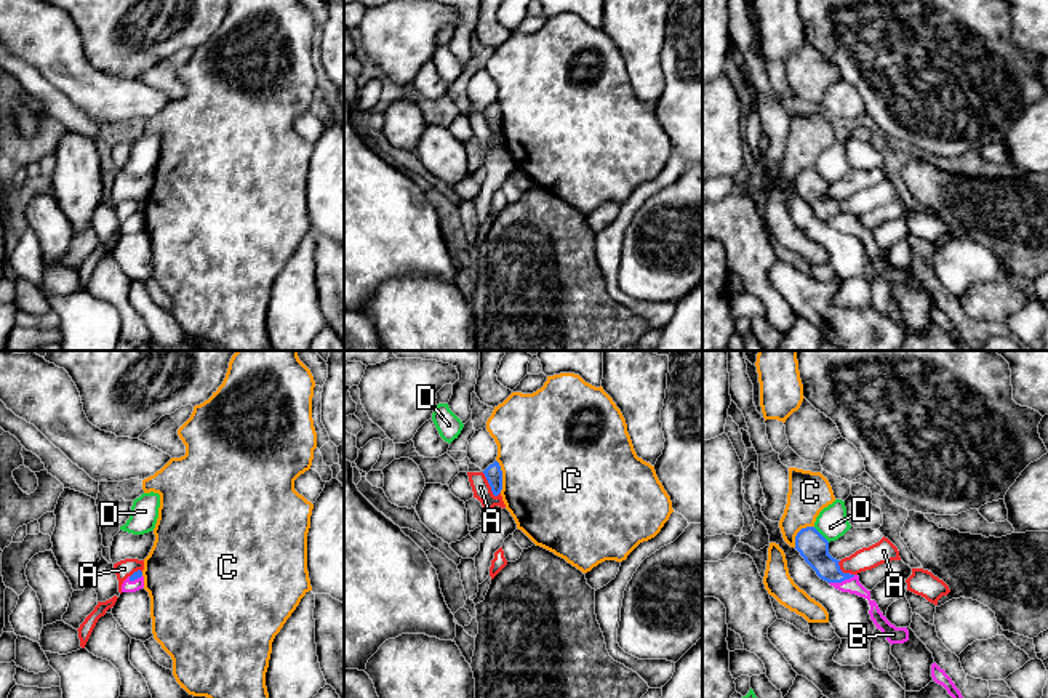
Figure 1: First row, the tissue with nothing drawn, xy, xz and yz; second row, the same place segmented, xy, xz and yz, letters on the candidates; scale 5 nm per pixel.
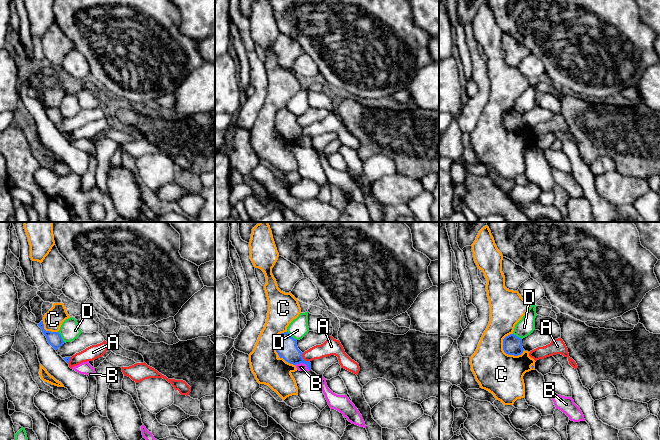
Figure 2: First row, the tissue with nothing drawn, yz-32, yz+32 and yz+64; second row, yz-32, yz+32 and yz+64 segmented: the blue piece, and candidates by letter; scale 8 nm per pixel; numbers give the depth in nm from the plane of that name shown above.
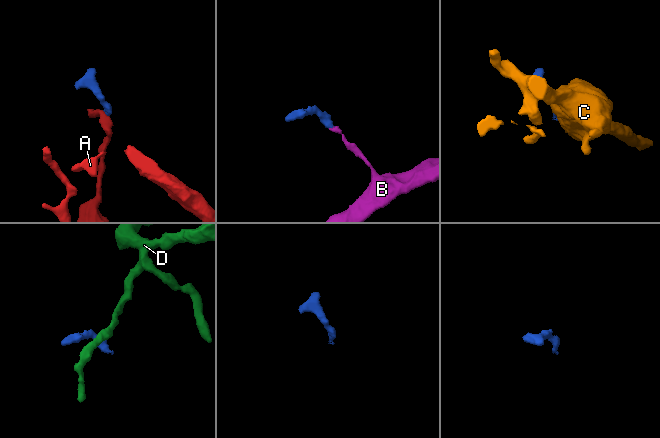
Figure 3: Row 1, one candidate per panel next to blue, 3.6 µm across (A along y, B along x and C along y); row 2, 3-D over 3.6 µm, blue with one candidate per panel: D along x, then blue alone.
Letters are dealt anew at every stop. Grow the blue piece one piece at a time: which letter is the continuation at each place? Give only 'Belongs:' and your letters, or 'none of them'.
Belongs: B

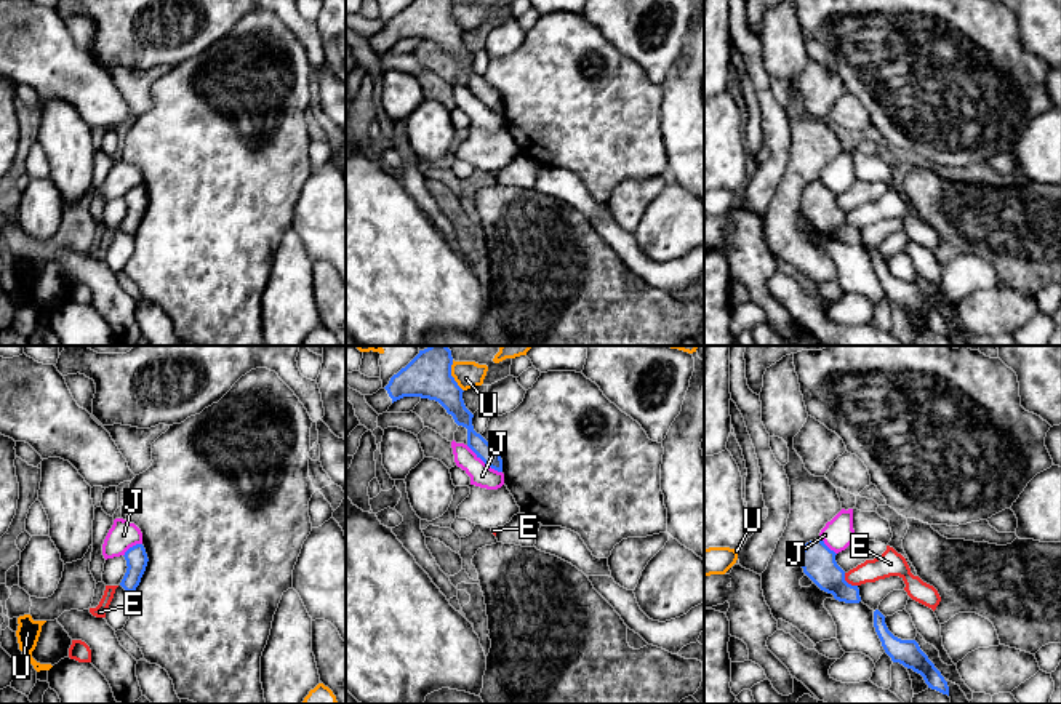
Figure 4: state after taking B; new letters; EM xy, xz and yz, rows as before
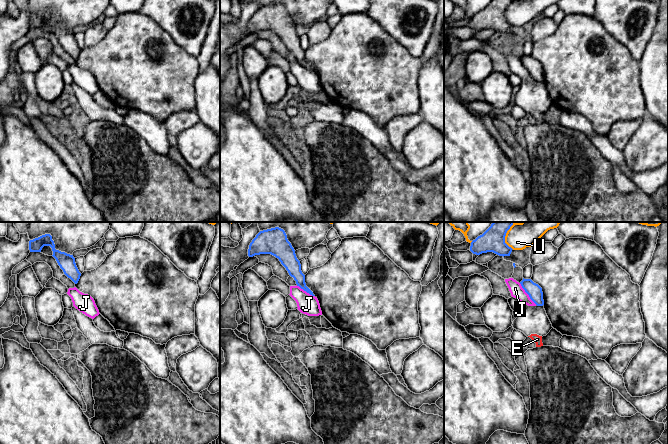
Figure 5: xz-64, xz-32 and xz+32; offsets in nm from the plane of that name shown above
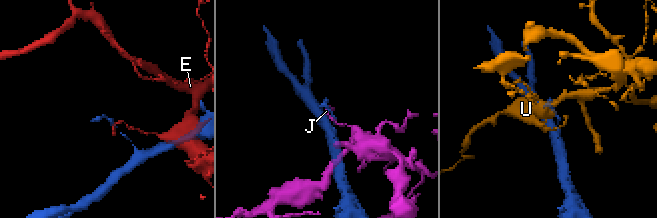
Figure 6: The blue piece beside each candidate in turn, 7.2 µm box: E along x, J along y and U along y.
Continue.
Belongs: none of them

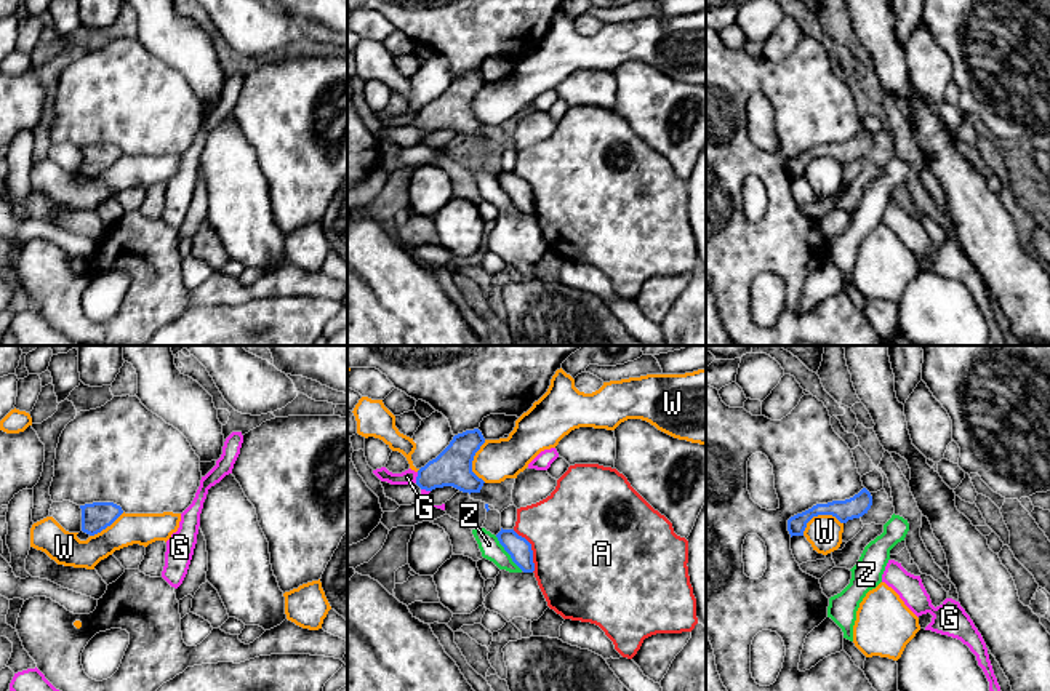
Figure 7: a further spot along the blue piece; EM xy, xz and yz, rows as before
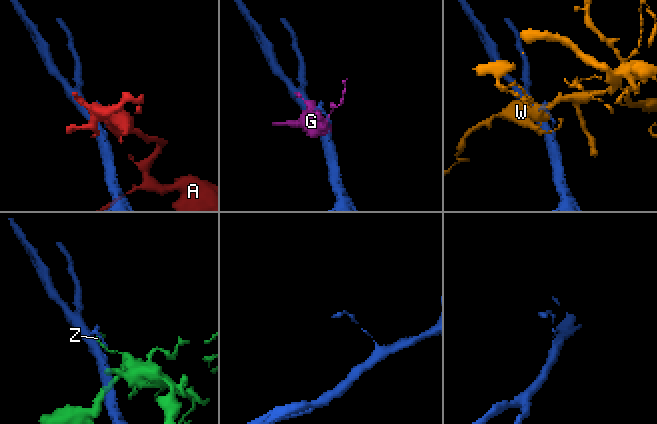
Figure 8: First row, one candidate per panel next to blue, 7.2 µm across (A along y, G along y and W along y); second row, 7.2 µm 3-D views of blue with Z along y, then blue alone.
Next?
Belongs: none of them

